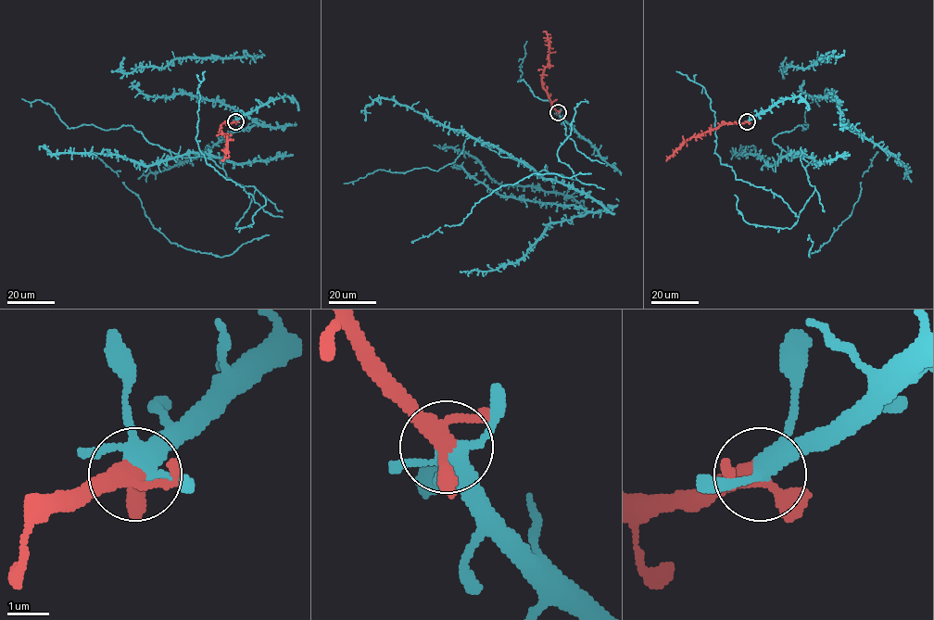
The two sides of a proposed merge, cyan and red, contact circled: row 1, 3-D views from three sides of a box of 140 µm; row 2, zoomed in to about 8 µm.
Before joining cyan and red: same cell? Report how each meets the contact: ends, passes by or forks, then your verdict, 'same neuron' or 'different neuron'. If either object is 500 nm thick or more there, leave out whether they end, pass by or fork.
cyan forks | red forks | same neuron

